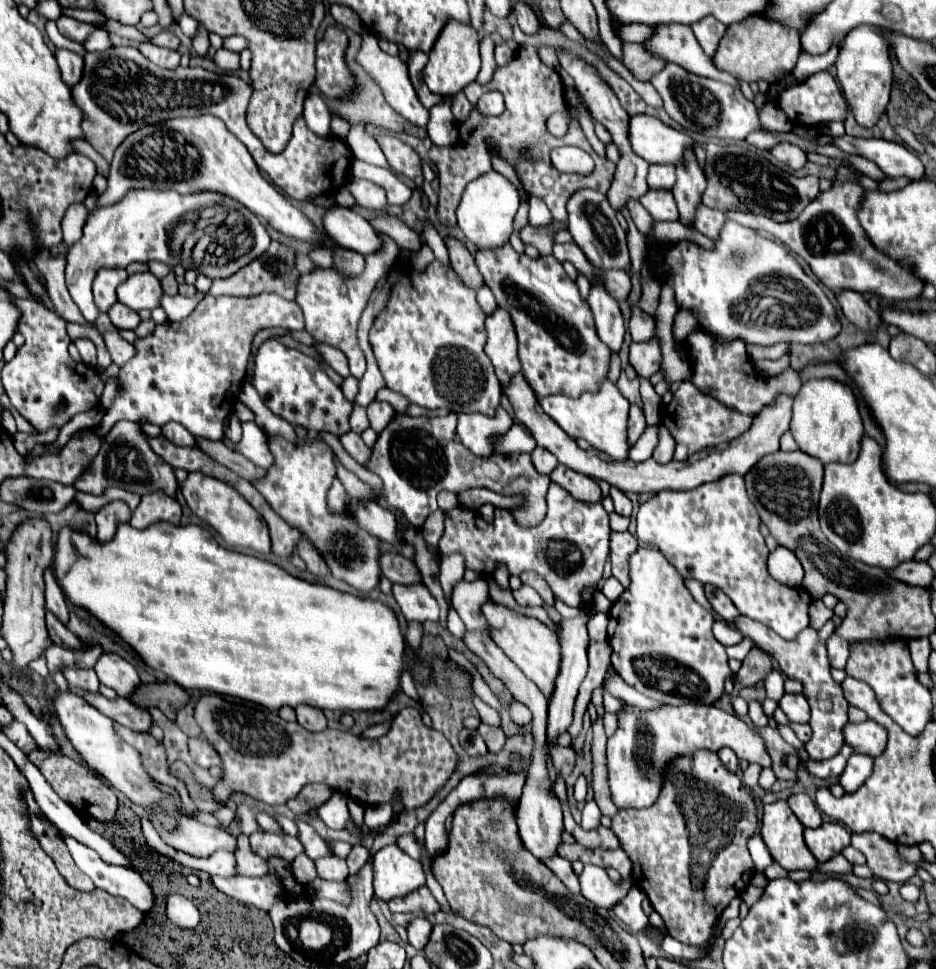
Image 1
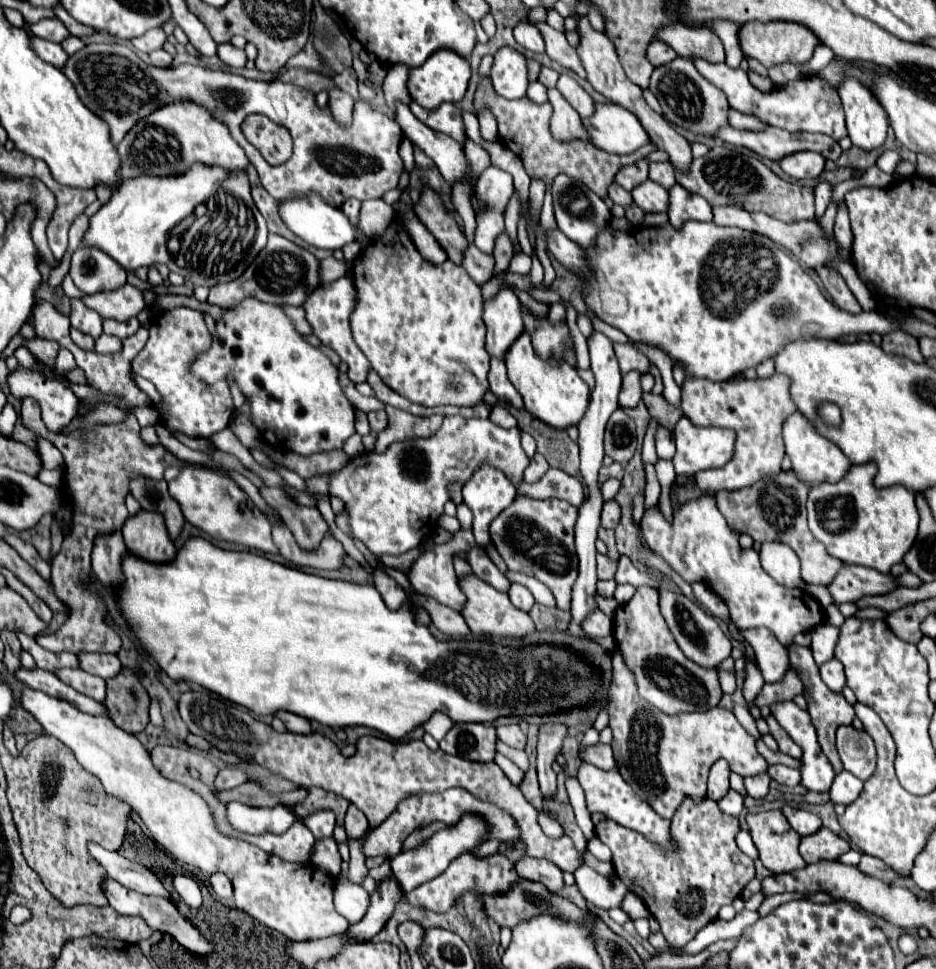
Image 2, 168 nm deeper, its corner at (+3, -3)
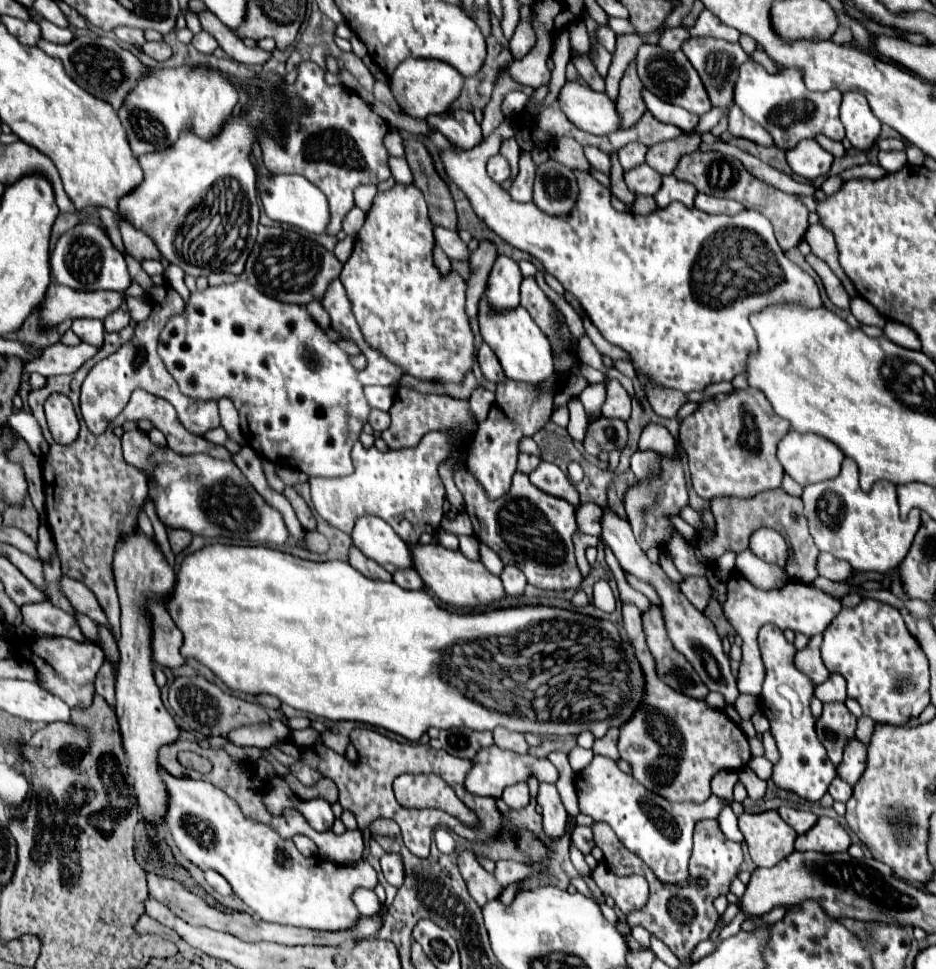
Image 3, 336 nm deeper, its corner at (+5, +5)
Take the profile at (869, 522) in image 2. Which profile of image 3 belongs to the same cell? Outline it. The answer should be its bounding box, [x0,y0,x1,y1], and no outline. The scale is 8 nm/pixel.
[802,459,920,573]

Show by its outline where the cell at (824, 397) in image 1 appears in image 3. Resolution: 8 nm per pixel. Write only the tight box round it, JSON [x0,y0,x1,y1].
[778,429,844,487]

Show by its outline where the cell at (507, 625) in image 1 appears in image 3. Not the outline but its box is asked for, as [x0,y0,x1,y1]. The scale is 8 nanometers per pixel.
[412,545,506,611]

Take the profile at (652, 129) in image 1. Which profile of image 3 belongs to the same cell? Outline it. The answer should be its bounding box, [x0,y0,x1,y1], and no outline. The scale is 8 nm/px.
[560,81,622,135]

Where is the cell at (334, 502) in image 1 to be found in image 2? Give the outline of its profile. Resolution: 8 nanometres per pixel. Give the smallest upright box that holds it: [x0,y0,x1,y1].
[260,487,328,549]

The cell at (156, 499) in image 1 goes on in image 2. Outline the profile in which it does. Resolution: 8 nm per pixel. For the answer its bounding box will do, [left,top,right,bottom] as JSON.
[122,511,176,565]

